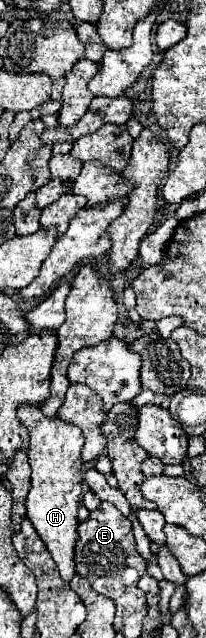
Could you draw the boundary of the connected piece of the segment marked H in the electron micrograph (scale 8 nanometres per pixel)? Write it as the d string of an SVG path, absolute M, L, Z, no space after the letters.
M22 402L18 406L18 418L30 432L30 446L26 454L32 468L32 488L26 498L26 516L30 518L50 556L54 558L60 576L70 582L74 576L74 542L78 534L76 514L84 476L84 462L80 458L84 436L78 426L68 424L58 416L44 416L40 404Z

